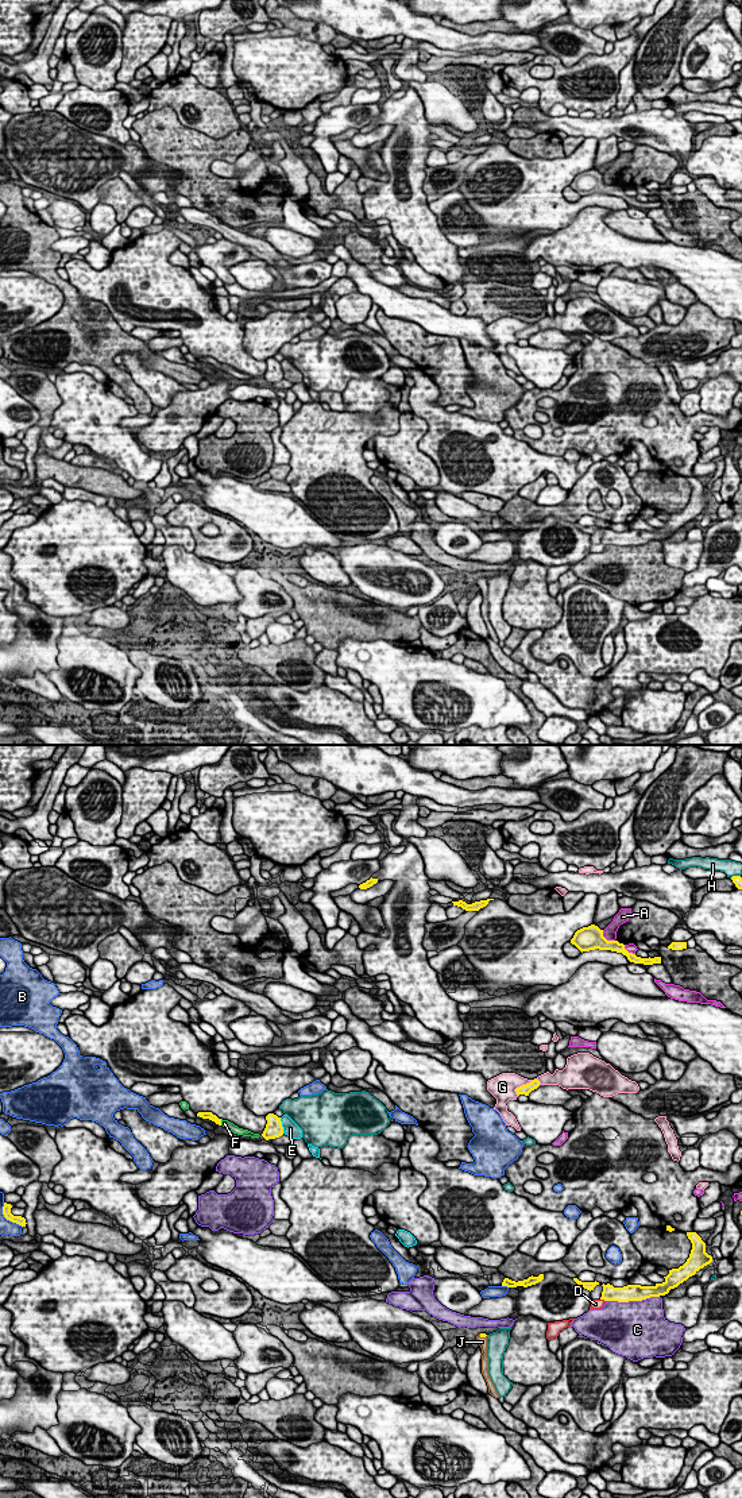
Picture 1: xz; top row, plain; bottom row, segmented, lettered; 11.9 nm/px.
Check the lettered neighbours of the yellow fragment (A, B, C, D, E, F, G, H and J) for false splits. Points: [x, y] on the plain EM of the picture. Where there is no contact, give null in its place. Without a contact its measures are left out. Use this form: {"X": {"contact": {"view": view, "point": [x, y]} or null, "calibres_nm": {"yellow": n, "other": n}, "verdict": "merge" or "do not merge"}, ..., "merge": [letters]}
{"A": {"contact": {"view": "xz", "point": [605, 182]}, "calibres_nm": {"yellow": 280, "other": 160}, "verdict": "do not merge"}, "B": {"contact": {"view": "xz", "point": [7, 463]}, "calibres_nm": {"yellow": 100, "other": 170}, "verdict": "do not merge"}, "C": {"contact": {"view": "xz", "point": [632, 544]}, "calibres_nm": {"yellow": 190, "other": 480}, "verdict": "do not merge"}, "D": {"contact": {"view": "xz", "point": [603, 543]}, "calibres_nm": {"yellow": 190, "other": 130}, "verdict": "do not merge"}, "E": {"contact": {"view": "xz", "point": [281, 370]}, "calibres_nm": {"yellow": 200, "other": 180}, "verdict": "do not merge"}, "F": {"contact": {"view": "xz", "point": [220, 366]}, "calibres_nm": {"yellow": 100, "other": 90}, "verdict": "do not merge"}, "G": {"contact": {"view": "xz", "point": [526, 328]}, "calibres_nm": {"yellow": 130, "other": 260}, "verdict": "do not merge"}, "H": {"contact": {"view": "xz", "point": [734, 120]}, "calibres_nm": {"yellow": 120, "other": 190}, "verdict": "do not merge"}, "J": {"contact": {"view": "xz", "point": [483, 580]}, "calibres_nm": {"yellow": 60, "other": 100}, "verdict": "merge"}, "merge": ["J"]}

